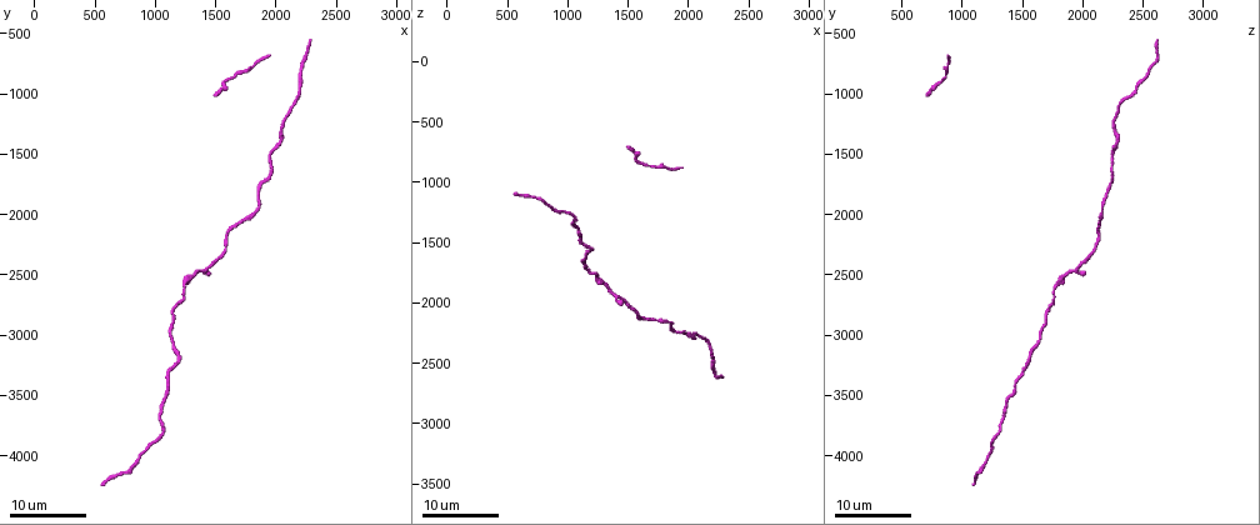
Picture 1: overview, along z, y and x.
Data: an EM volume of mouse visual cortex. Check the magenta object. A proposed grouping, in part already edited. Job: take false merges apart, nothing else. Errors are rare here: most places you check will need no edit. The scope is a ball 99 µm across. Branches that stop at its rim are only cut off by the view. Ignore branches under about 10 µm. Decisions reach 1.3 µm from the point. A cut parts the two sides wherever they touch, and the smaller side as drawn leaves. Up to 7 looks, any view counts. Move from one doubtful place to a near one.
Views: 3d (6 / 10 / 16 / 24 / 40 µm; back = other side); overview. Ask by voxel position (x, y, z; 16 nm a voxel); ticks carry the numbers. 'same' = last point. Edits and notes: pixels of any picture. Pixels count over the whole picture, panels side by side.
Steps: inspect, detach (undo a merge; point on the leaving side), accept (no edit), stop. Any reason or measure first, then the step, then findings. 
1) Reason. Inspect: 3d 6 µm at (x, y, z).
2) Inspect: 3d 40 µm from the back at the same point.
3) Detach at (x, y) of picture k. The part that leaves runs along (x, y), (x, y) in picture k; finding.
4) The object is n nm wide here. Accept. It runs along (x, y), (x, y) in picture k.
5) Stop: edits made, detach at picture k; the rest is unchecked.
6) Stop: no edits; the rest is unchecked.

Thick turns thin. Inspect: 3d 24 µm at (1220, 2580, 1780).

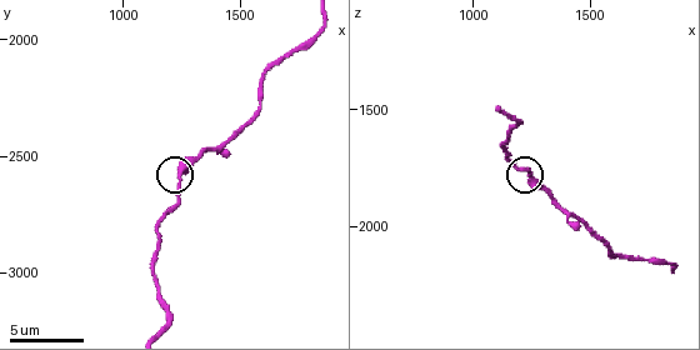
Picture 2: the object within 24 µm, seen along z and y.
Inspect: 3d 10 µm at (1240, 2590, 1790).

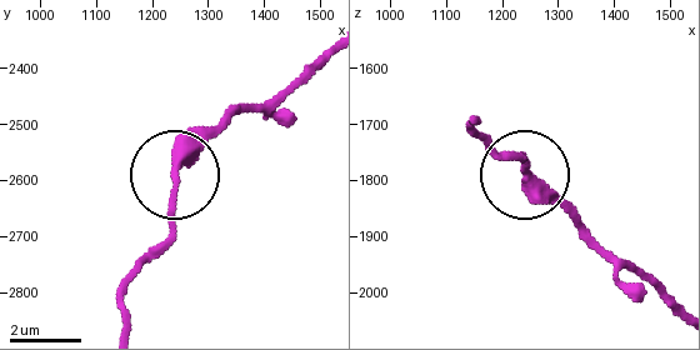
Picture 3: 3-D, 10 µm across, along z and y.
Accept. It runs along (321, 58), (240, 111), (186, 165), (169, 201), (163, 253) in picture 3; all the same neuron.

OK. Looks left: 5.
Inspect: 3d 6 µm at (1680, 2090, 2140).

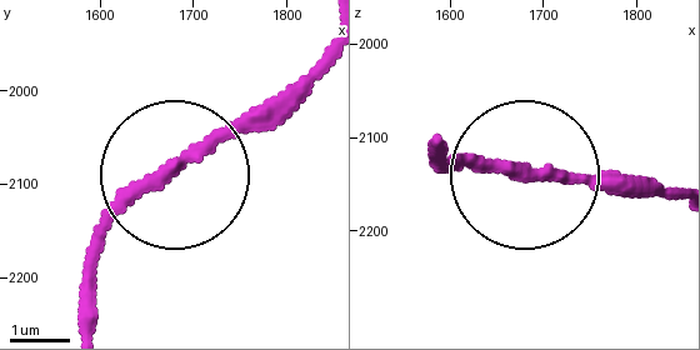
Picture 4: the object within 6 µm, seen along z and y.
The side arm is 49 µm long. Accept. It runs along (523, 173), (653, 183) in picture 4; continuous, no second neuron.

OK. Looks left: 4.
Inspect: 3d 24 µm at (1860, 1840, 2200).

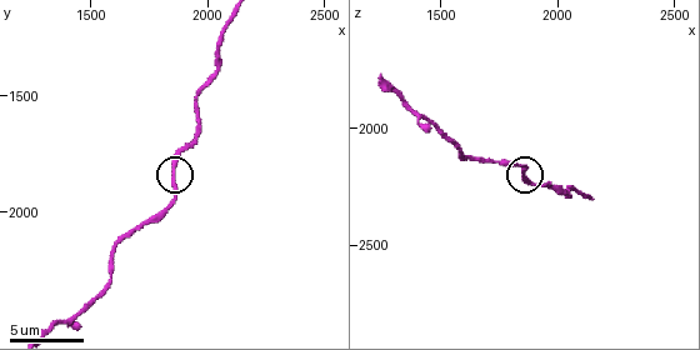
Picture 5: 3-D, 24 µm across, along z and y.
Inspect: 3d 10 µm at (1860, 1860, 2190).

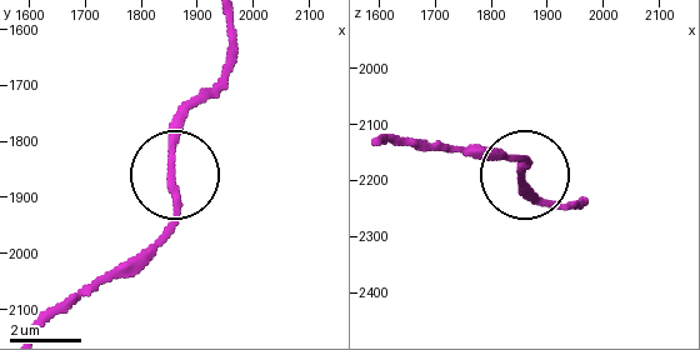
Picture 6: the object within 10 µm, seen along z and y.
The object is 210 nm wide here. Accept. It runs along (75, 303), (126, 270), (165, 225), (171, 144), (198, 94) in picture 6; continuous, no second neuron.

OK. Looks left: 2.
Stop: no edits; the rest is unchecked.

